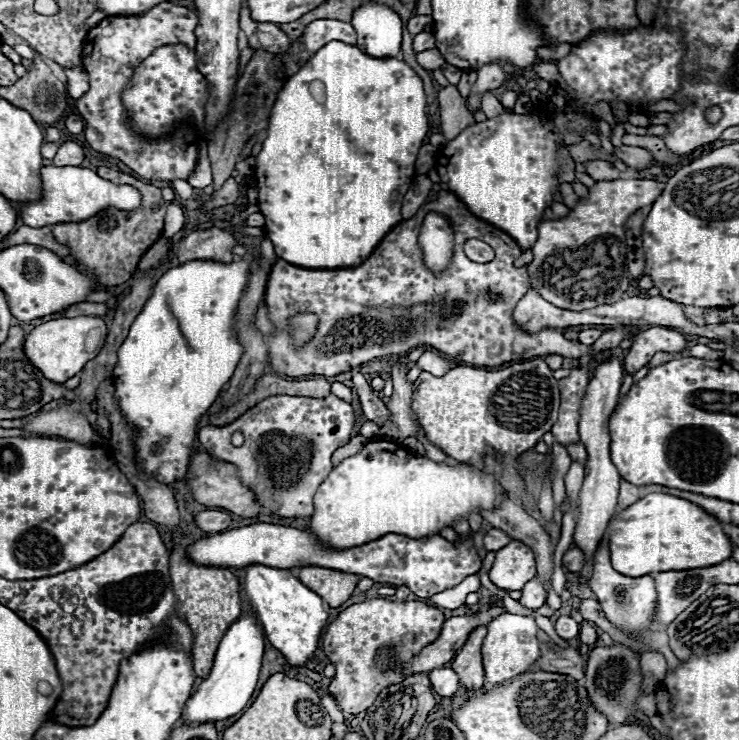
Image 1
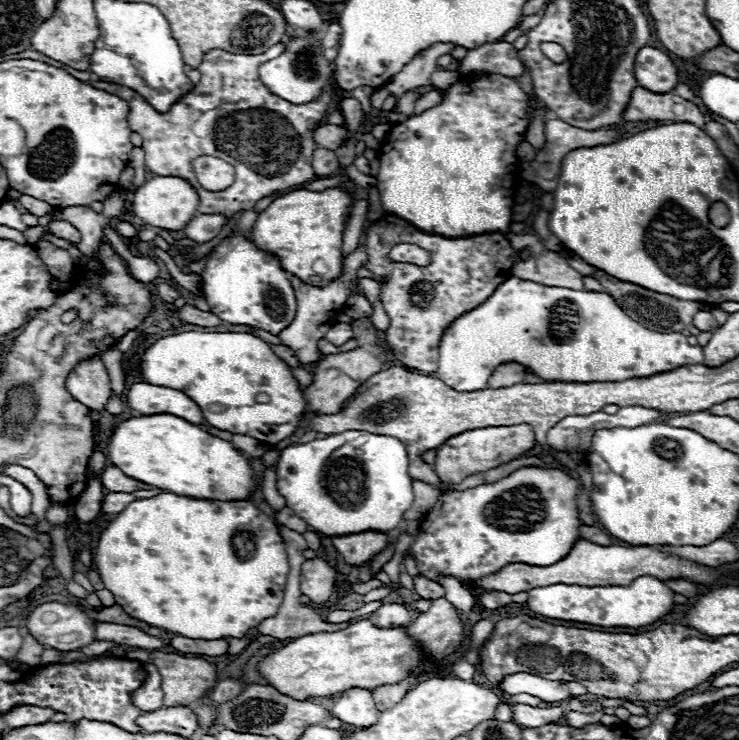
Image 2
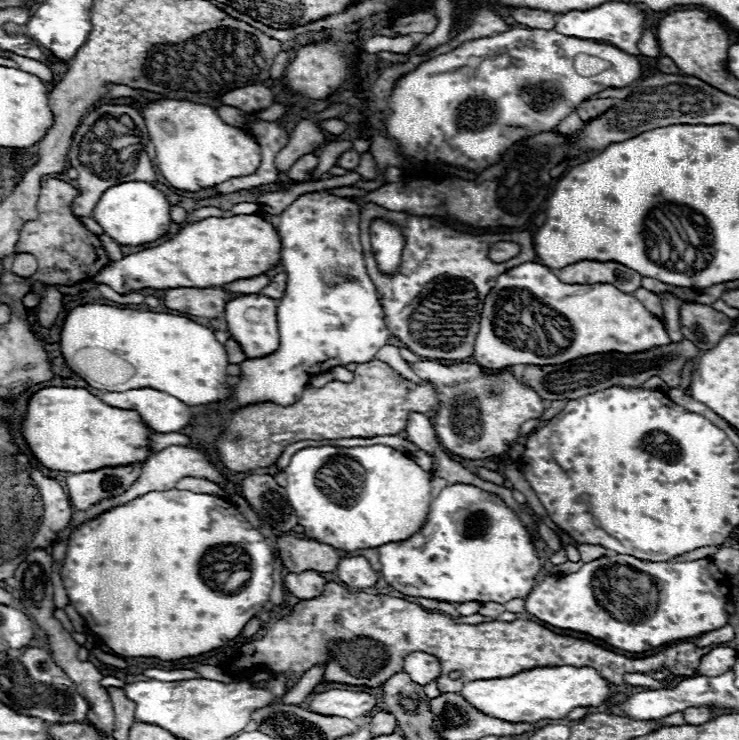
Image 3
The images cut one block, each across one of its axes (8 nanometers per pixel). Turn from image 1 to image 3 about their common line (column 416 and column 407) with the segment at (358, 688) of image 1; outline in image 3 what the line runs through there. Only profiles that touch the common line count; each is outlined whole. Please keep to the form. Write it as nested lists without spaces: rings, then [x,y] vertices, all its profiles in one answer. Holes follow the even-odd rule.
[[[328,582],[318,598],[302,600],[294,606],[292,614],[278,620],[258,640],[244,644],[228,668],[234,674],[246,674],[258,666],[266,666],[270,672],[288,672],[292,676],[290,688],[302,678],[302,674],[314,664],[328,662],[324,672],[326,682],[340,682],[352,686],[382,686],[392,672],[402,670],[402,660],[408,652],[422,650],[436,656],[442,662],[440,692],[458,692],[462,684],[470,680],[488,680],[522,672],[538,666],[590,666],[610,684],[624,684],[624,674],[648,674],[656,670],[670,670],[676,676],[692,677],[696,674],[701,657],[718,647],[696,647],[682,641],[648,658],[626,658],[614,654],[588,640],[556,634],[530,620],[514,622],[484,622],[484,624],[454,624],[450,616],[440,612],[428,612],[418,604],[402,598],[390,598],[380,594],[350,592],[344,586]],[[448,672],[460,672],[458,680],[452,680]]]

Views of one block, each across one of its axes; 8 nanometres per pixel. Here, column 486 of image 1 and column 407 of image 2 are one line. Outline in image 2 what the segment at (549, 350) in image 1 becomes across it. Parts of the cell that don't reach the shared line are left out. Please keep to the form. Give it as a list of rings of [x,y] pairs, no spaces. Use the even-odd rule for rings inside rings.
[[[384,216],[376,220],[370,230],[368,230],[368,264],[366,268],[374,272],[376,276],[380,274],[390,274],[390,282],[382,290],[382,306],[384,312],[390,318],[390,328],[382,334],[382,340],[388,344],[392,356],[400,360],[408,368],[416,368],[422,372],[434,372],[436,362],[438,362],[438,342],[444,334],[444,330],[460,318],[464,312],[480,306],[492,292],[496,290],[498,284],[502,284],[506,278],[510,278],[510,268],[512,268],[512,258],[504,254],[512,254],[512,246],[506,240],[504,234],[492,232],[492,234],[478,234],[470,238],[444,238],[436,234],[424,234],[406,220],[398,216]],[[396,244],[416,244],[424,250],[430,252],[430,264],[428,266],[416,266],[416,264],[402,264],[394,262],[388,258],[390,248]]]

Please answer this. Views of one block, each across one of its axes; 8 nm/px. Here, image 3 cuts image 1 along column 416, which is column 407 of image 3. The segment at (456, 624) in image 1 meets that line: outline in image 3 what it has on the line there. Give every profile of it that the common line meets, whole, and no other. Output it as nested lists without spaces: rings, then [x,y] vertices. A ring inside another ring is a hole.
[[[410,652],[404,658],[404,672],[408,672],[408,676],[424,686],[428,682],[432,682],[434,678],[440,676],[440,660],[432,654],[424,654],[424,652]]]

